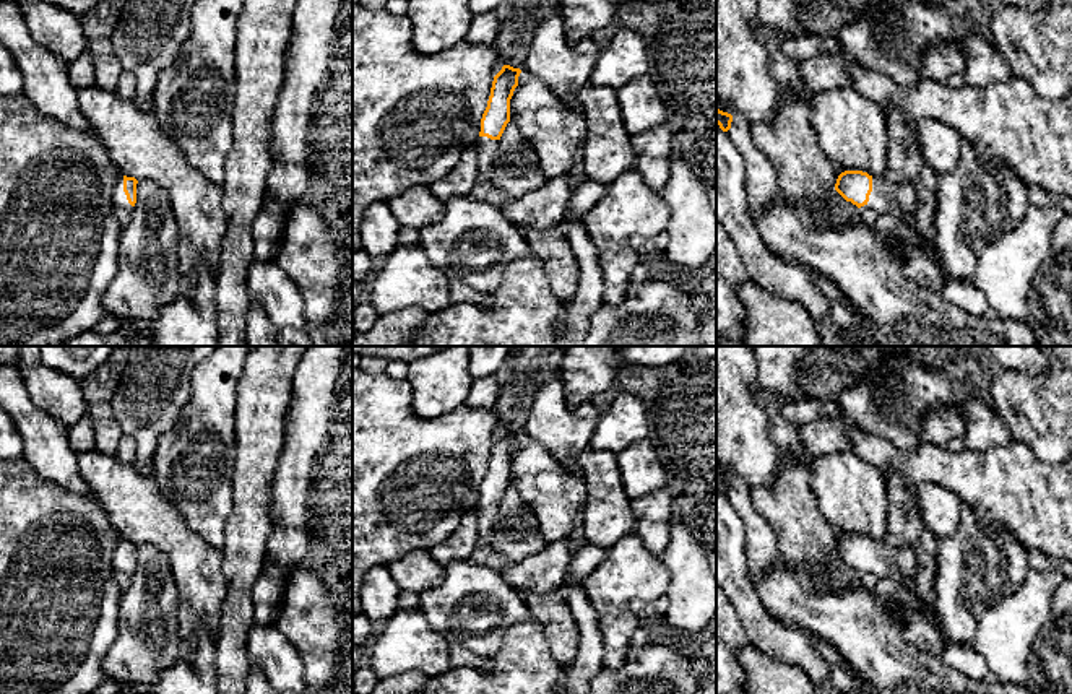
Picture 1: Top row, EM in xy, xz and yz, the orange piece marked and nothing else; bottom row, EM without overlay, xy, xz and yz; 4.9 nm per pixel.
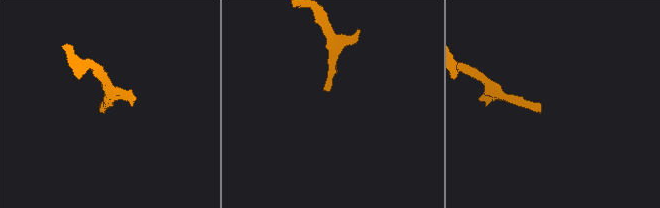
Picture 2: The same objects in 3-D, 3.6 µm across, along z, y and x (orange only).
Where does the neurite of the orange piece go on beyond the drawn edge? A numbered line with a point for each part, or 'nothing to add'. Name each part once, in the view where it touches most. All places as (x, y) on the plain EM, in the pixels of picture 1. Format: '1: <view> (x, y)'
1: yz (900, 564)

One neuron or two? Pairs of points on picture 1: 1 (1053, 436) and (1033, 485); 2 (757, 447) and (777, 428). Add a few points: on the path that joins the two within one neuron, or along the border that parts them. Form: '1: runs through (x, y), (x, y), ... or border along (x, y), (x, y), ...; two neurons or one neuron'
1: border along (1012, 438), (1025, 442), (1040, 459), (1054, 465); two neurons
2: border along (764, 410), (769, 439), (778, 449); two neurons

